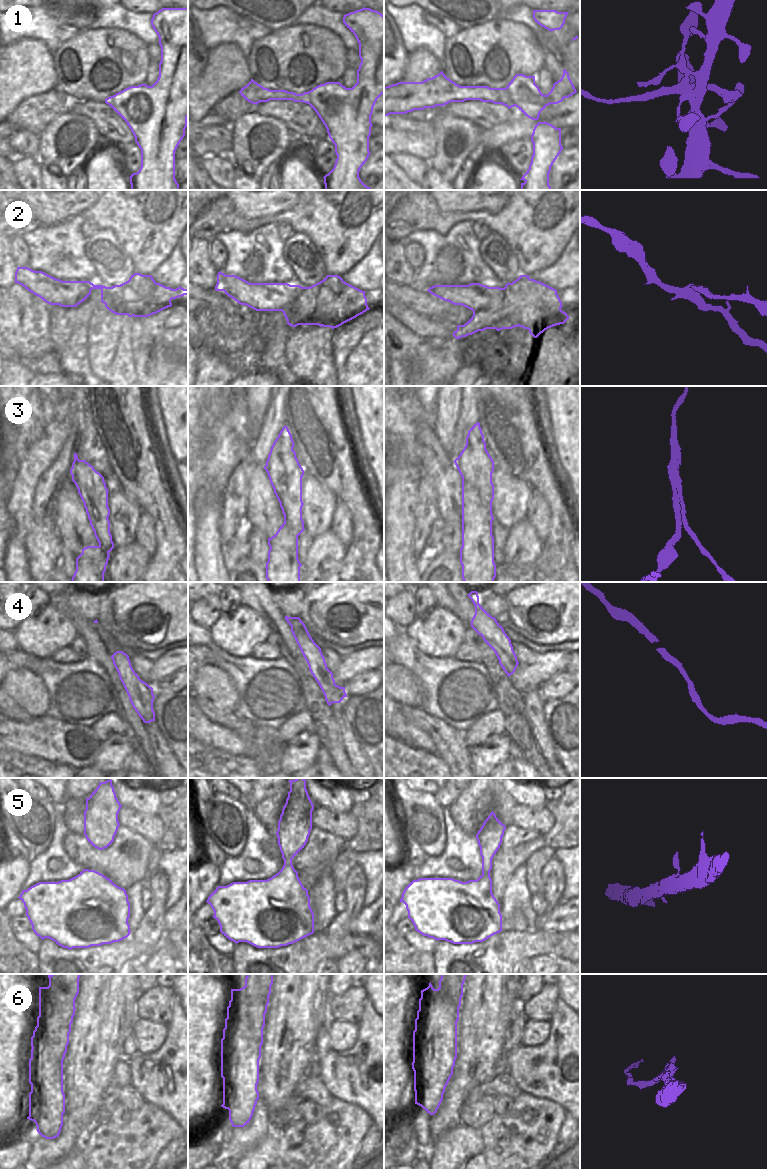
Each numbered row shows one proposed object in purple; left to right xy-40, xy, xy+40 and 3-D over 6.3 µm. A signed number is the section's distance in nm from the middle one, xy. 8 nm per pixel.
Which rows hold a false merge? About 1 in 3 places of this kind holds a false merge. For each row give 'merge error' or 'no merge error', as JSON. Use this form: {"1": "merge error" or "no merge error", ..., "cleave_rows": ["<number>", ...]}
{"1": "merge error", "2": "merge error", "3": "merge error", "4": "no merge error", "5": "no merge error", "6": "merge error", "cleave_rows": ["1", "2", "3", "6"]}

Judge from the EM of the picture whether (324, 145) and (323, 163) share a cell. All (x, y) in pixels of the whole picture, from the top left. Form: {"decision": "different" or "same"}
{"decision": "same"}

